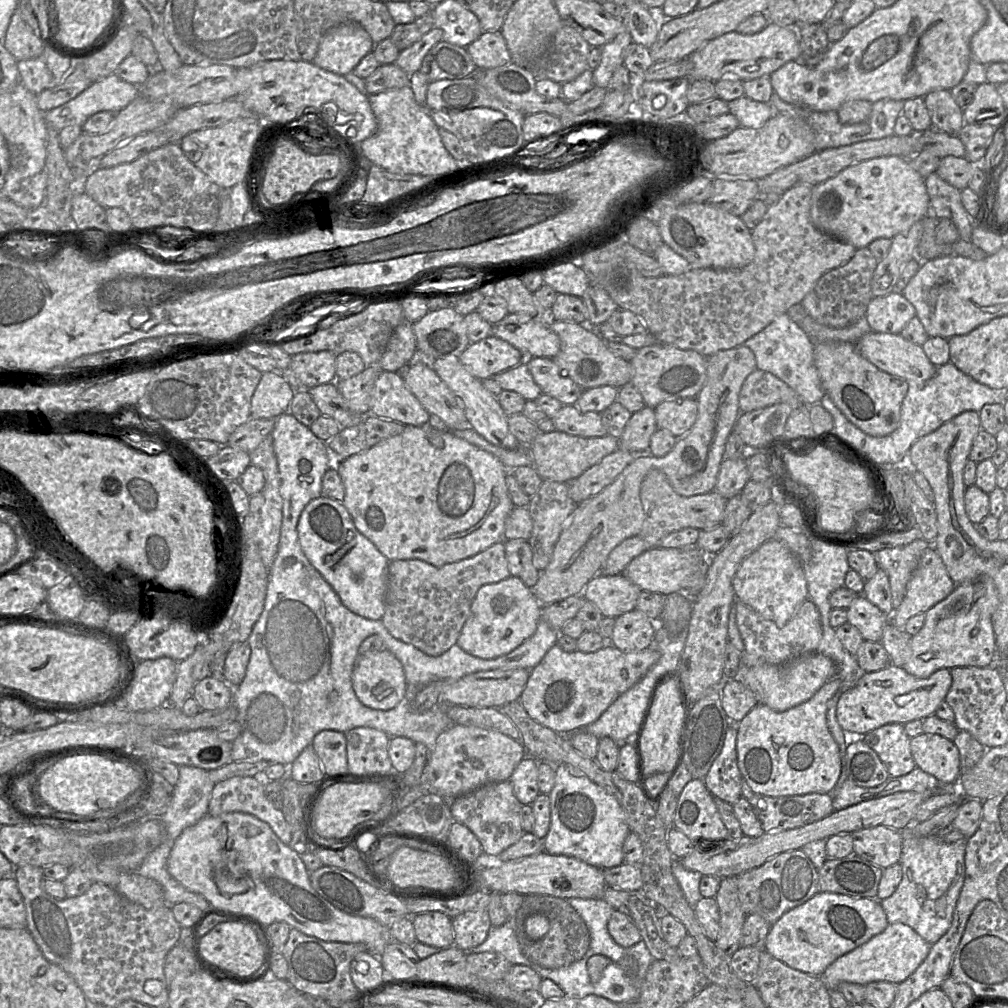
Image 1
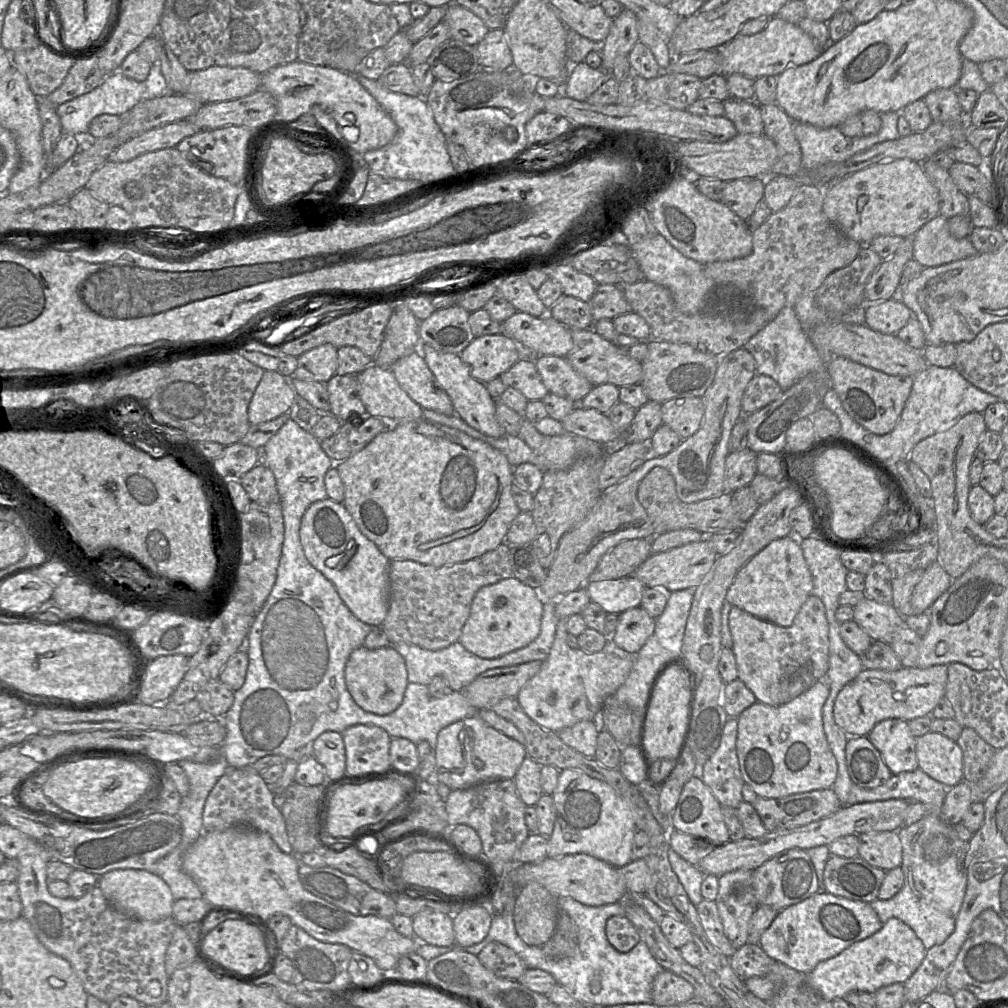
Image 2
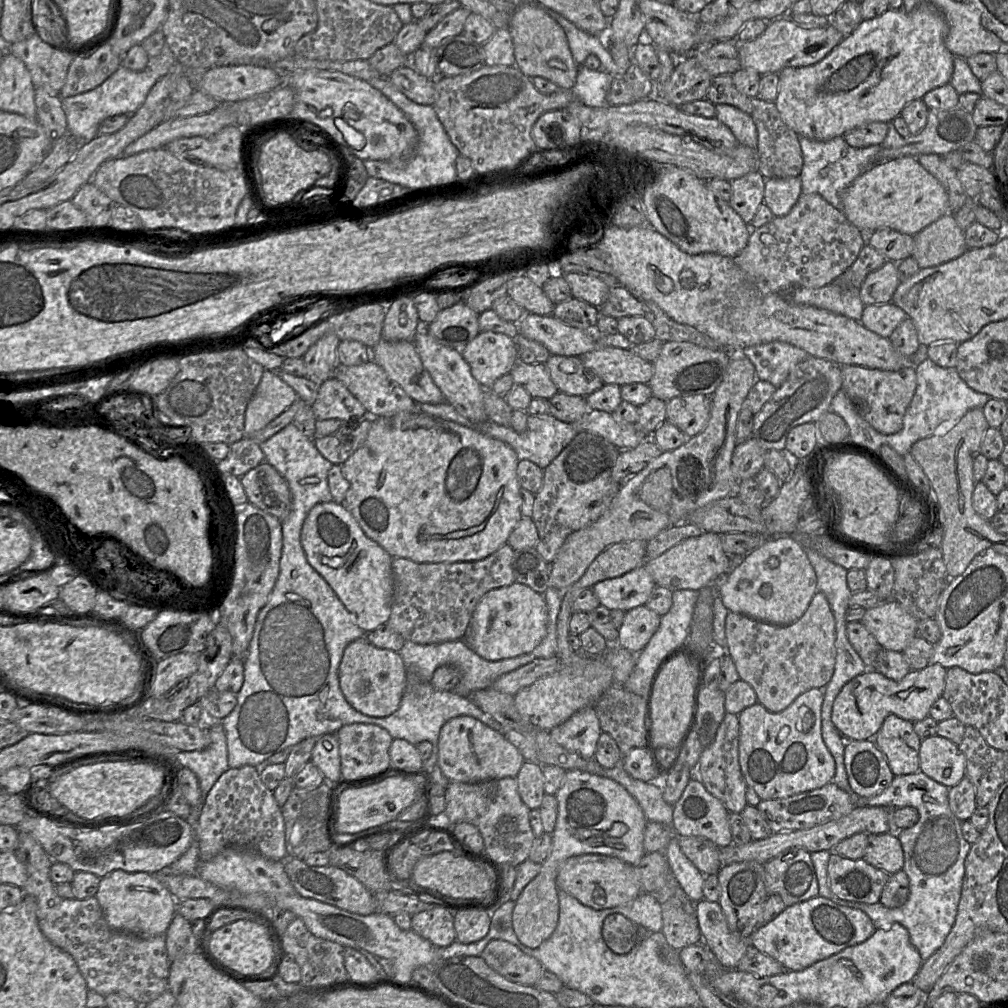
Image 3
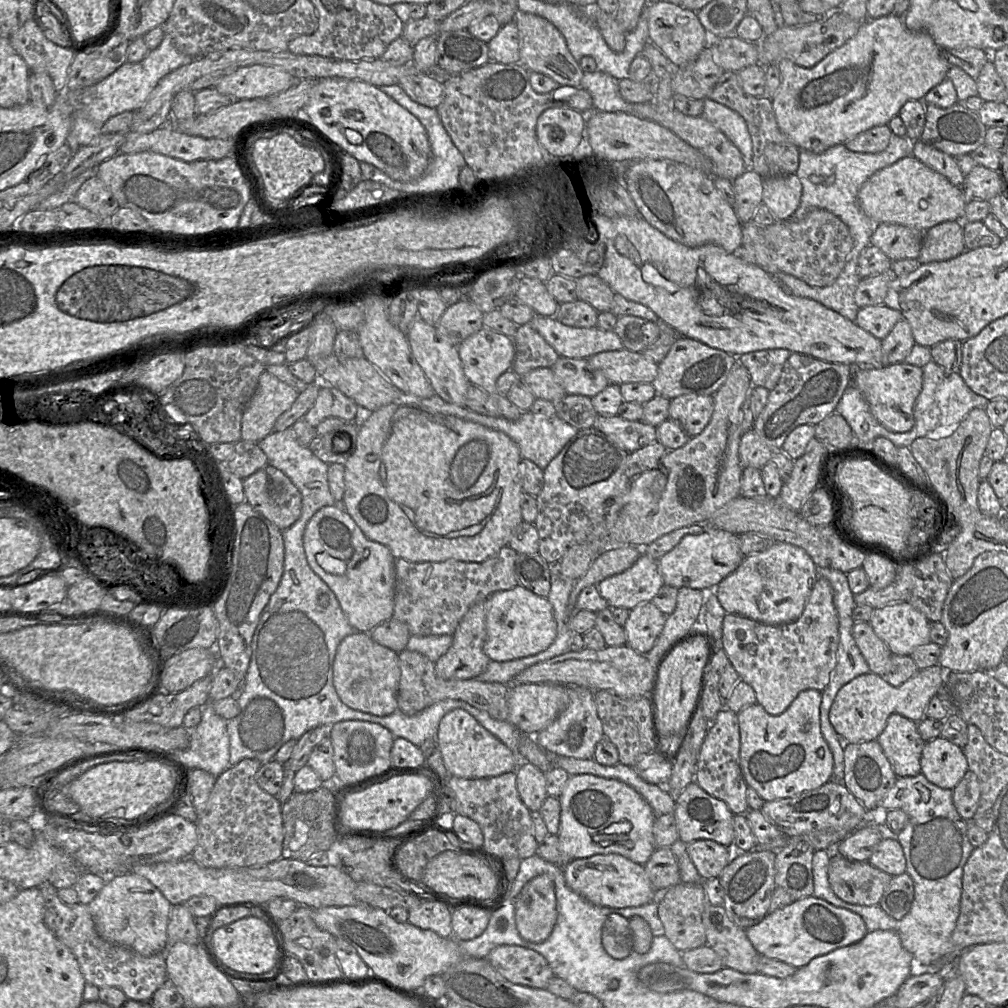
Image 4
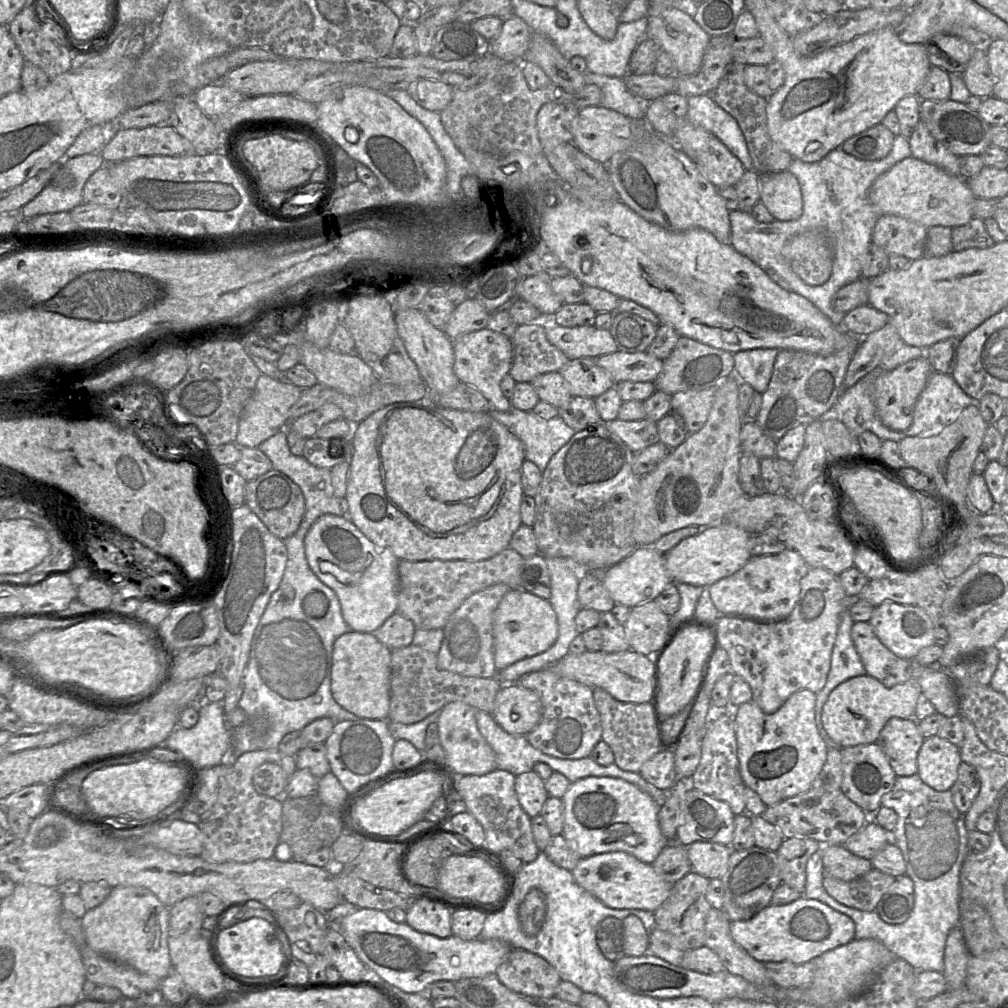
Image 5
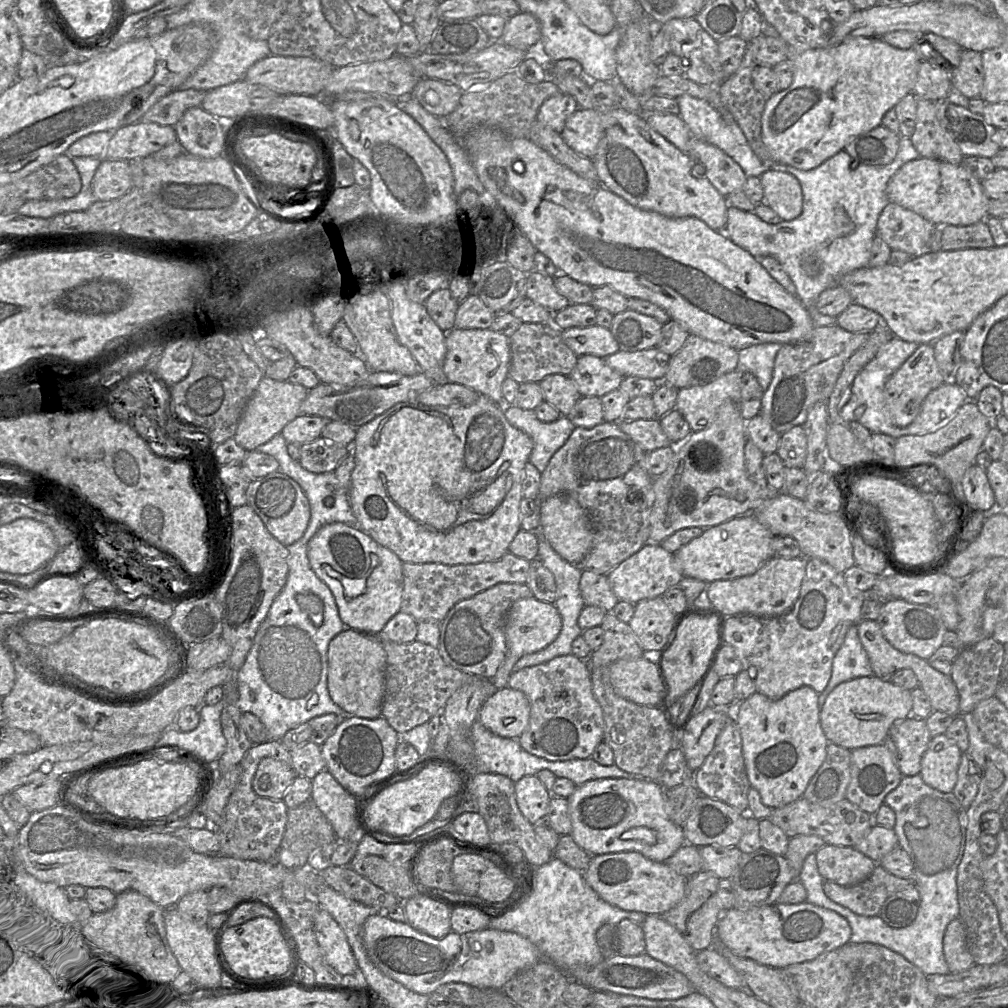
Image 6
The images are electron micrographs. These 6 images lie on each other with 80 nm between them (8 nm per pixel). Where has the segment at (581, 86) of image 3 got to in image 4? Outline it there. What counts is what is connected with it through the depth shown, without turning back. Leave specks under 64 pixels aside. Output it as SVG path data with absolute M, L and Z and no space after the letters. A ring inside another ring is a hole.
M585 72L580 87L587 90L593 99L593 109L603 112L624 112L633 115L633 103L625 101L619 91L619 80L611 75L601 72Z

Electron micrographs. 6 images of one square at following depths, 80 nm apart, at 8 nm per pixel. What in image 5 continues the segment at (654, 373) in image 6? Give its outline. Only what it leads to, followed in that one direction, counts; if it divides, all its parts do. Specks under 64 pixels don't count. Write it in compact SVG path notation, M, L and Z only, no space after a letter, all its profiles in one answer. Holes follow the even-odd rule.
M620 350L599 356L595 362L611 375L615 383L654 382L664 364L663 360L647 351L629 353Z

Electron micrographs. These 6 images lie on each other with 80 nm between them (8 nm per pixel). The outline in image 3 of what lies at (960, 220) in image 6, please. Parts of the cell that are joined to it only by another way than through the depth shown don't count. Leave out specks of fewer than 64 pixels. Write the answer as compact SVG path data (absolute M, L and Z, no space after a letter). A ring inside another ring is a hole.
M905 156L871 165L842 193L841 210L865 234L889 228L914 236L949 213L950 204L942 184L922 167L917 157Z

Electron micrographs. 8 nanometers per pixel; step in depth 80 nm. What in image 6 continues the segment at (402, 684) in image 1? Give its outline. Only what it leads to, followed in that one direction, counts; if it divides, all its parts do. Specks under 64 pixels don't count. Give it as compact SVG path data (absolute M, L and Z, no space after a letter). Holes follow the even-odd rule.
M345 628L328 646L327 688L332 701L355 717L381 716L385 692L386 652L379 636Z

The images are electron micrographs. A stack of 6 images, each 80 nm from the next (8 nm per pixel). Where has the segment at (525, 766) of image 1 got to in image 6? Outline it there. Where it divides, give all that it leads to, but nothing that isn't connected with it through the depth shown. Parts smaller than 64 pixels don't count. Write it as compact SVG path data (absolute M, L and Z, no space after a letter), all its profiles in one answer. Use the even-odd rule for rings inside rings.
M537 775L524 776L517 781L515 796L519 810L532 825L547 815L552 794Z

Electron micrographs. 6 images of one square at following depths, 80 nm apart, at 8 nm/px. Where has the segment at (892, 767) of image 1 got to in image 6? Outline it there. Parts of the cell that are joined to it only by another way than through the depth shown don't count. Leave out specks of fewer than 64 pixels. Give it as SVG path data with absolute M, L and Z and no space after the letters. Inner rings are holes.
M909 716L896 720L890 727L884 745L903 776L920 774L921 760L932 736L925 719Z

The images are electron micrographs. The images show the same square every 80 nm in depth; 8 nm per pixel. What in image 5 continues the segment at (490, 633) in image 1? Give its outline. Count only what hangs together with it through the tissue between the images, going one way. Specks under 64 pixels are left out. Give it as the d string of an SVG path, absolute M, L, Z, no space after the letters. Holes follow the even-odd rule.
M511 589L493 614L493 652L497 672L548 650L558 638L557 615L551 603L523 589Z

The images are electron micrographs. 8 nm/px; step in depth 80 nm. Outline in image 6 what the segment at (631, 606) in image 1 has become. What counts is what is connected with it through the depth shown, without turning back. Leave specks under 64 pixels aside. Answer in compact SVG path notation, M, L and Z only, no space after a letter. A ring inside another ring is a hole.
M646 543L638 552L612 569L607 577L617 598L635 605L641 600L661 596L668 589L678 586L683 573L674 553L665 550L660 543Z

